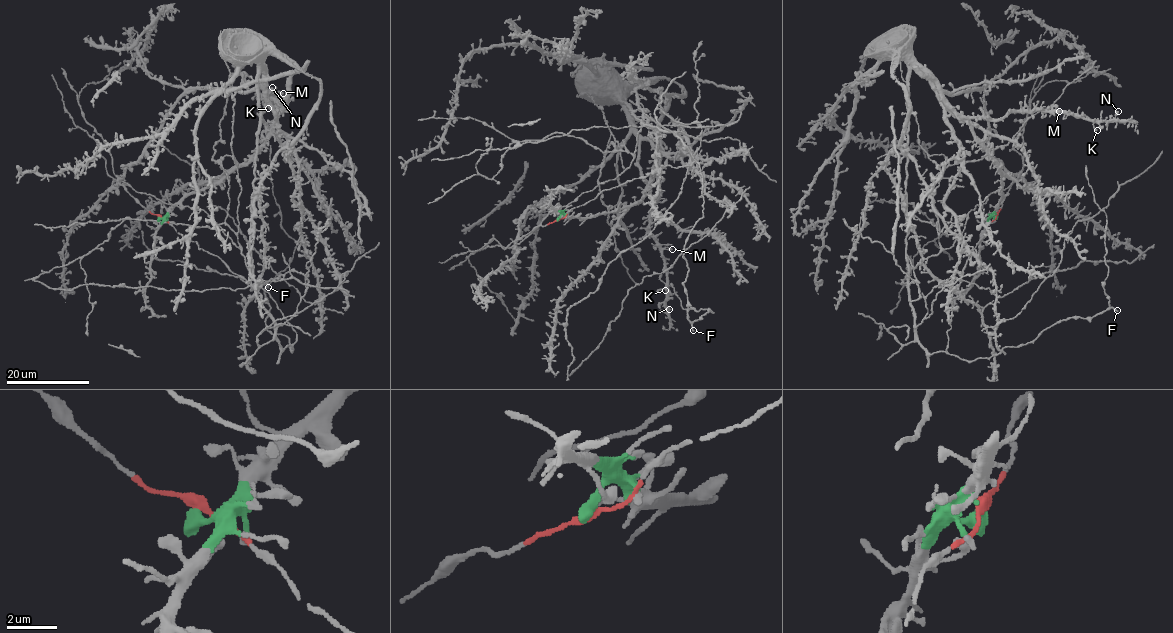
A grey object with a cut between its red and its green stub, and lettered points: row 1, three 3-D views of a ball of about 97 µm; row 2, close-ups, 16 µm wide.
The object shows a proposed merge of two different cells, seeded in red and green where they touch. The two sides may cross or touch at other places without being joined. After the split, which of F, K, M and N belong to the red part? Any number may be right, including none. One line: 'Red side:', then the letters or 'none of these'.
Red side: F

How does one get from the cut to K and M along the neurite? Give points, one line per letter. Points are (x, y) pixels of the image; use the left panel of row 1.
K: (159, 217), (186, 196), (218, 184), (262, 145), (279, 110), (262, 97), (272, 94), (269, 109)
M: (159, 217), (166, 216), (186, 196), (218, 184), (262, 145), (279, 110), (273, 100), (262, 97), (283, 92)

